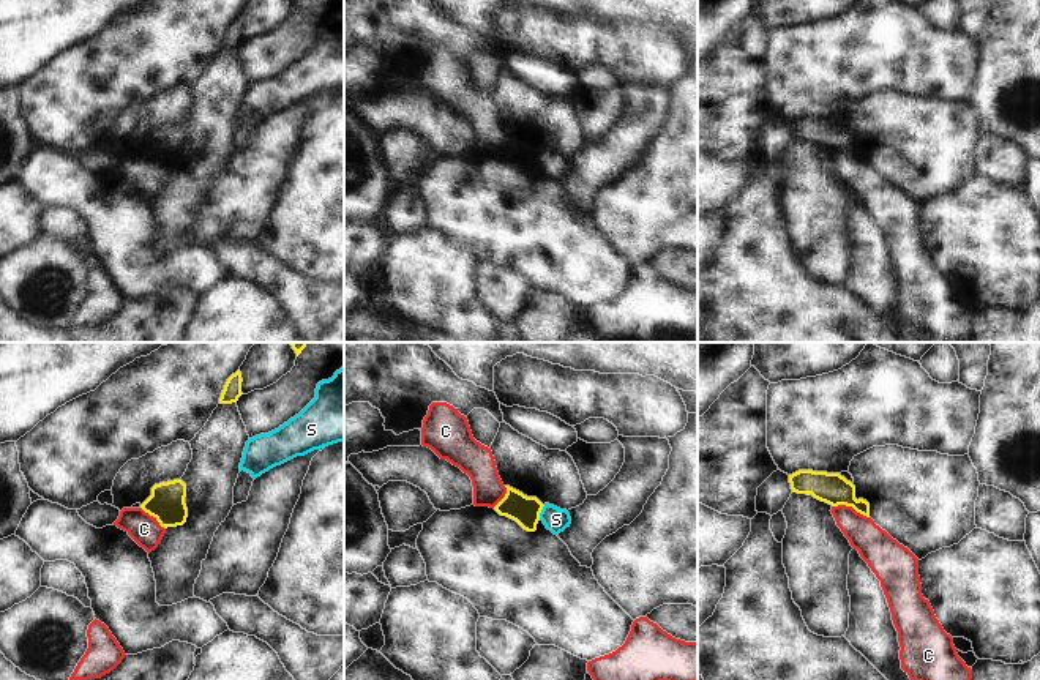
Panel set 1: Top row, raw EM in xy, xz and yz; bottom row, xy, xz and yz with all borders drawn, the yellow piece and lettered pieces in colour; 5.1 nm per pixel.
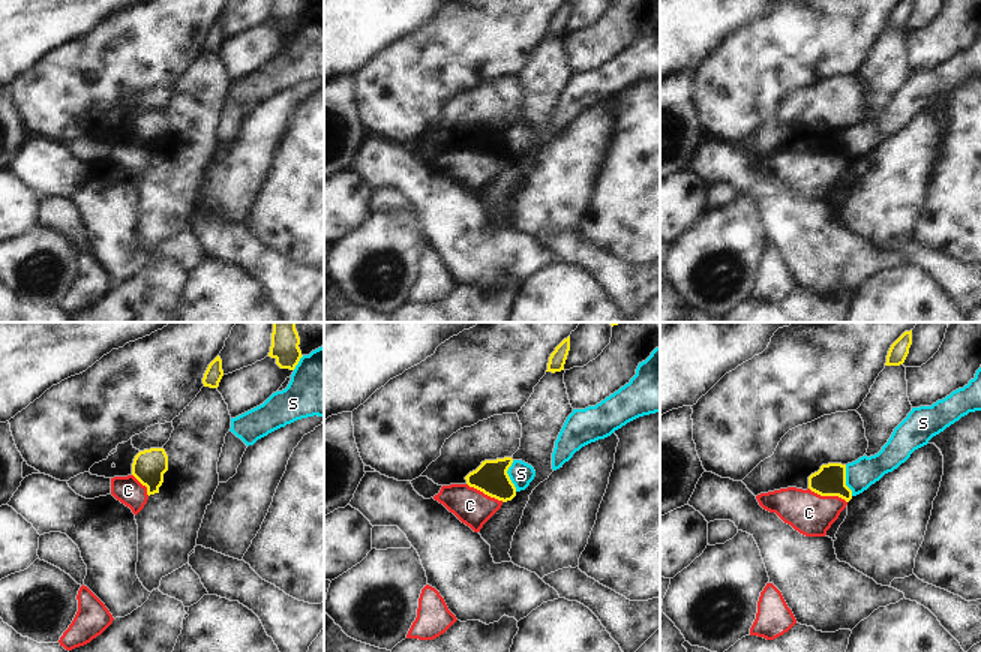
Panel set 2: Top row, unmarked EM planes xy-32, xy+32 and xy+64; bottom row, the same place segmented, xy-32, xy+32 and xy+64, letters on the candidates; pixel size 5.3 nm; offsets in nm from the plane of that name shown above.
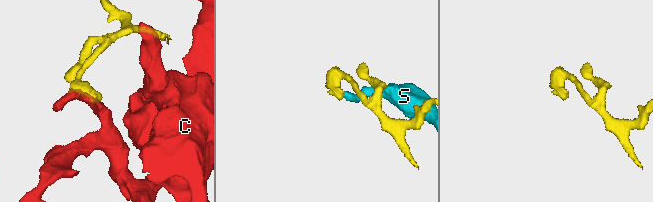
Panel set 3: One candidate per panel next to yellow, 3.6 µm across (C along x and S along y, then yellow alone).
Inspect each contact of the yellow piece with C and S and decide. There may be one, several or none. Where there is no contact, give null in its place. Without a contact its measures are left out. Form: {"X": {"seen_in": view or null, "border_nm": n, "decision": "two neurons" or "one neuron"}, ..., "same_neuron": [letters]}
{"C": {"seen_in": "yz", "border_nm": 200, "decision": "two neurons"}, "S": {"seen_in": "xz", "border_nm": 80, "decision": "two neurons"}, "same_neuron": []}

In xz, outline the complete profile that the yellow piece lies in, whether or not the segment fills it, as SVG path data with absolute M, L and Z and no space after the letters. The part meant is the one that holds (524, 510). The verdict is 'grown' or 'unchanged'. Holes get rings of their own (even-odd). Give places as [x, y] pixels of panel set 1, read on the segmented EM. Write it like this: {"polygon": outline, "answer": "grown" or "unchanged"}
{"polygon": "M510 486L505 488L507 494L494 510L500 516L516 521L524 530L535 532L544 505L537 497L527 497Z", "answer": "unchanged"}

